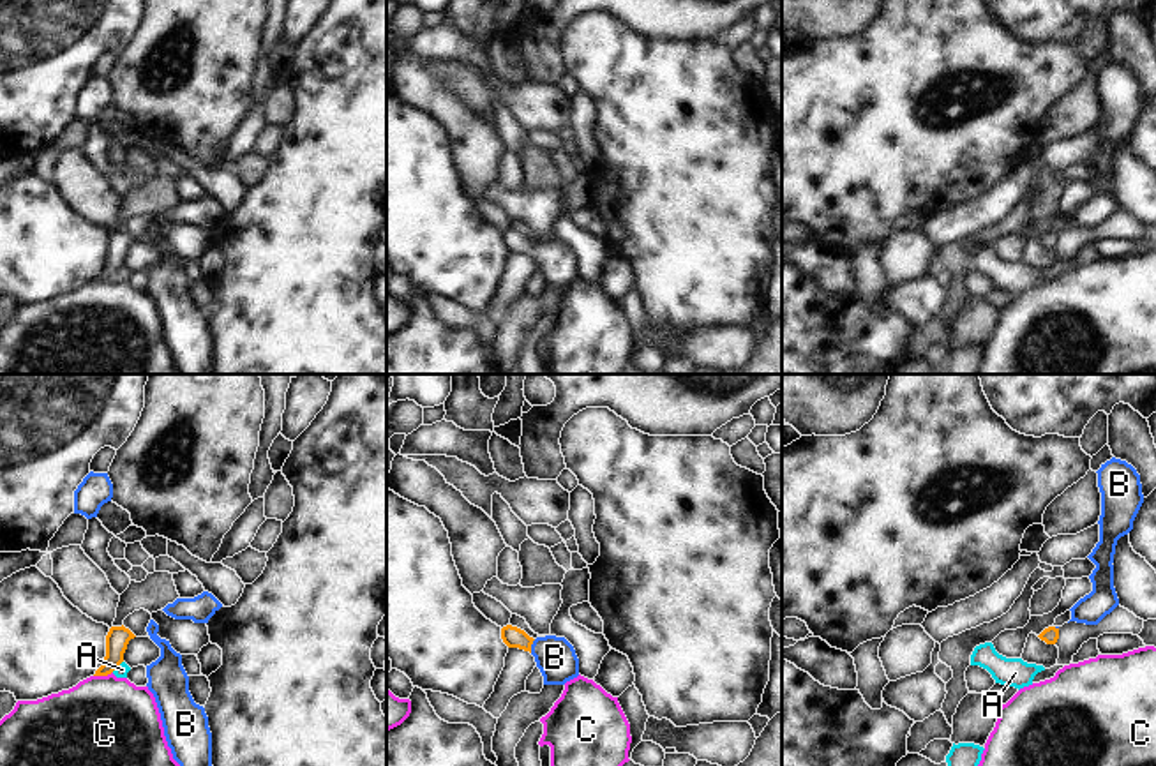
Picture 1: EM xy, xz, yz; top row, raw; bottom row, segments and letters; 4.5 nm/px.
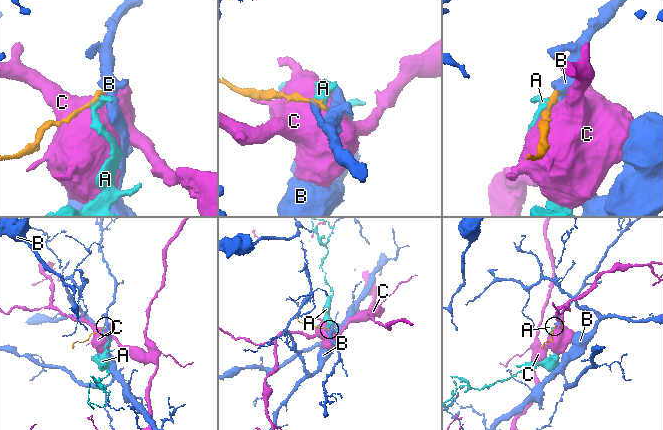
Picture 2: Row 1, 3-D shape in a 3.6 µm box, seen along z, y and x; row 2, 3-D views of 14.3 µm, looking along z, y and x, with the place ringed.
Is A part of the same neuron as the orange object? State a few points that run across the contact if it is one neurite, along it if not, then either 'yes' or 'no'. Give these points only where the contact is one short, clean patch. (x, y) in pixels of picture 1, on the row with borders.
line xy (122, 660), (112, 671); no

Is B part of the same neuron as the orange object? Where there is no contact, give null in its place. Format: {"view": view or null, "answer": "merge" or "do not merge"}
{"view": "xz", "answer": "merge"}

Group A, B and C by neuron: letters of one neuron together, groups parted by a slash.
A / B / C

